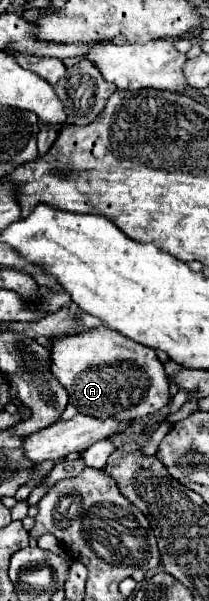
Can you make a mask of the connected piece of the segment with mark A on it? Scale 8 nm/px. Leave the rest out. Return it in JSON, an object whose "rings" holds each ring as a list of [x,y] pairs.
{"rings":[[[97,327],[83,335],[55,337],[49,351],[51,373],[67,391],[69,403],[83,415],[133,421],[157,413],[171,399],[169,379],[155,351],[123,337],[113,329]]]}

